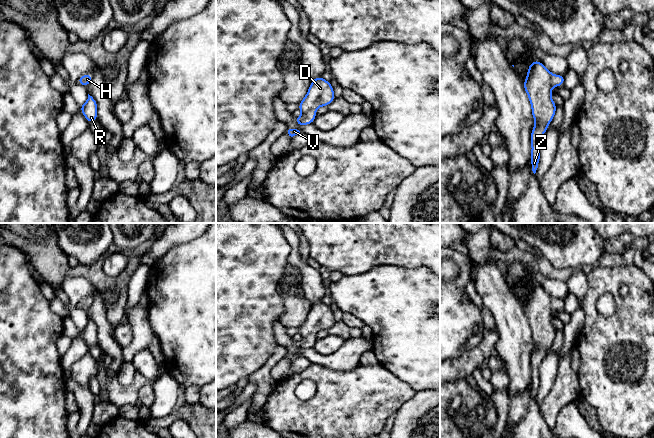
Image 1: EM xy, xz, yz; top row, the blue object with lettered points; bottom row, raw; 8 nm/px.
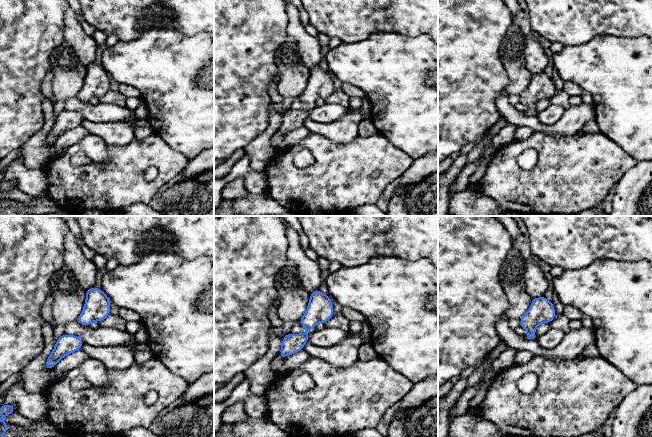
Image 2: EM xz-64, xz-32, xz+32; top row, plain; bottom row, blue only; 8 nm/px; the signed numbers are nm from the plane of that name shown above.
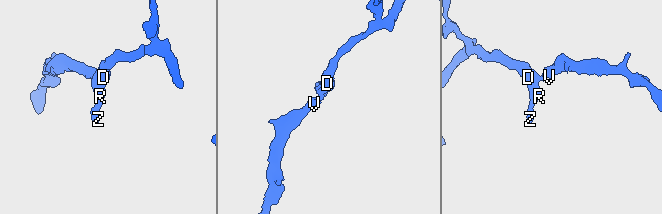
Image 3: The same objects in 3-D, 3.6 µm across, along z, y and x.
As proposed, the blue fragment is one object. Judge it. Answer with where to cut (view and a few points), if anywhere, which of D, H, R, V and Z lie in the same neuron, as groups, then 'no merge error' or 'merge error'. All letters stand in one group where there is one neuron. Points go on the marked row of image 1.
no cut | D H R V Z | no merge error

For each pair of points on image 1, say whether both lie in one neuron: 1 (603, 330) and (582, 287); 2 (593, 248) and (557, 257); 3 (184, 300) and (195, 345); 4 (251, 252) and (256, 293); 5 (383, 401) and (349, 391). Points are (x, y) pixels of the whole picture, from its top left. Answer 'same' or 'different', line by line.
1: different
2: same
3: same
4: same
5: same

